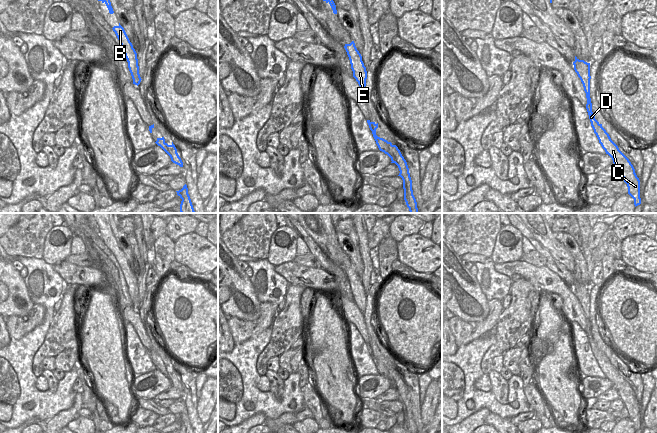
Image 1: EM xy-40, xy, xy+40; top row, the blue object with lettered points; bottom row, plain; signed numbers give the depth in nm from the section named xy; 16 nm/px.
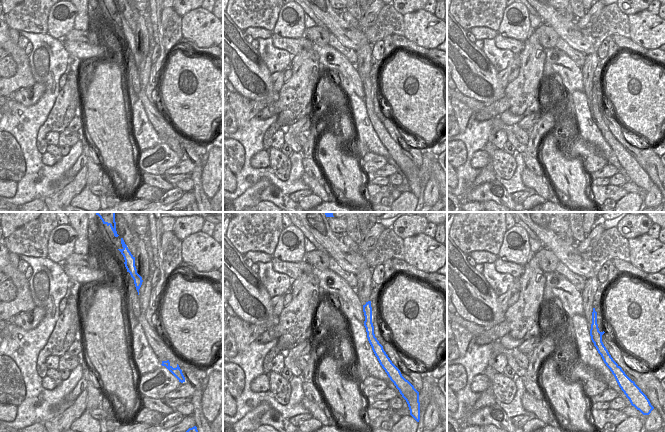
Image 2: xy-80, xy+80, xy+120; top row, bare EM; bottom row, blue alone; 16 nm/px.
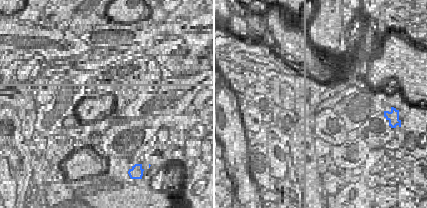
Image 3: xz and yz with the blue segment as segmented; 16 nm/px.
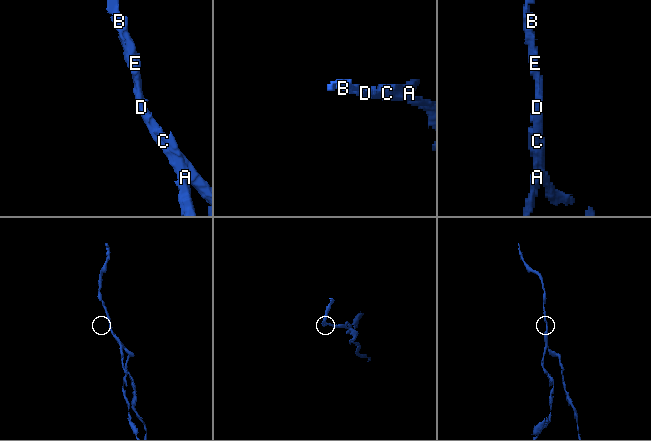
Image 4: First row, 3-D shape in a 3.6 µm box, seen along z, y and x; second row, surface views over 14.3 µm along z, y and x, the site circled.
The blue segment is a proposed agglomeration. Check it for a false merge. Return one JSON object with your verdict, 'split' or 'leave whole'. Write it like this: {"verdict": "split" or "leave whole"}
{"verdict": "split"}

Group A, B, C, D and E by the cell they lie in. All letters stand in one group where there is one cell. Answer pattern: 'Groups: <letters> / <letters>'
Groups: A / B C D E.

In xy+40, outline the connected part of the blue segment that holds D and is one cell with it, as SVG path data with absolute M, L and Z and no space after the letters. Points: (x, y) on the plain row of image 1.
M575 280L575 285L573 286L574 294L577 297L578 301L580 302L584 315L586 317L587 328L586 333L589 339L589 343L591 346L591 350L596 358L599 367L601 368L602 372L605 374L606 378L608 378L613 387L618 391L619 398L626 402L627 399L627 390L630 390L631 386L629 383L619 374L618 370L611 364L609 358L606 354L602 351L593 339L592 336L592 327L590 322L590 287L585 286L584 284L579 284Z

